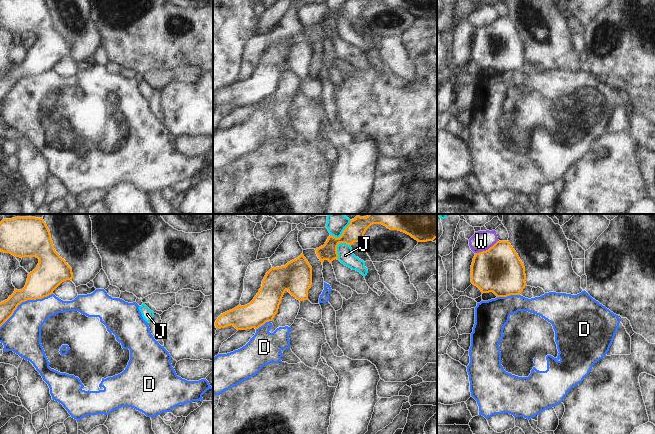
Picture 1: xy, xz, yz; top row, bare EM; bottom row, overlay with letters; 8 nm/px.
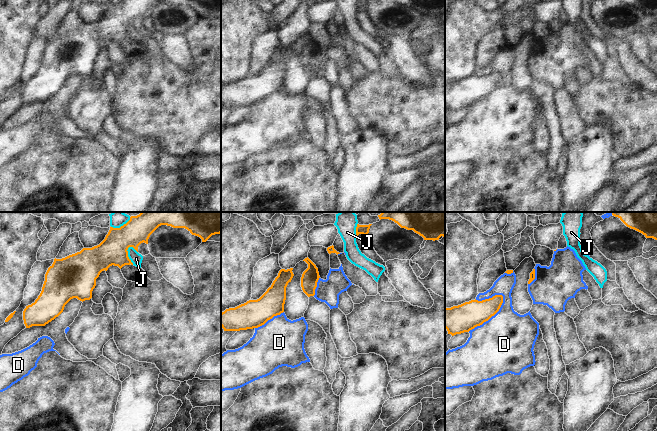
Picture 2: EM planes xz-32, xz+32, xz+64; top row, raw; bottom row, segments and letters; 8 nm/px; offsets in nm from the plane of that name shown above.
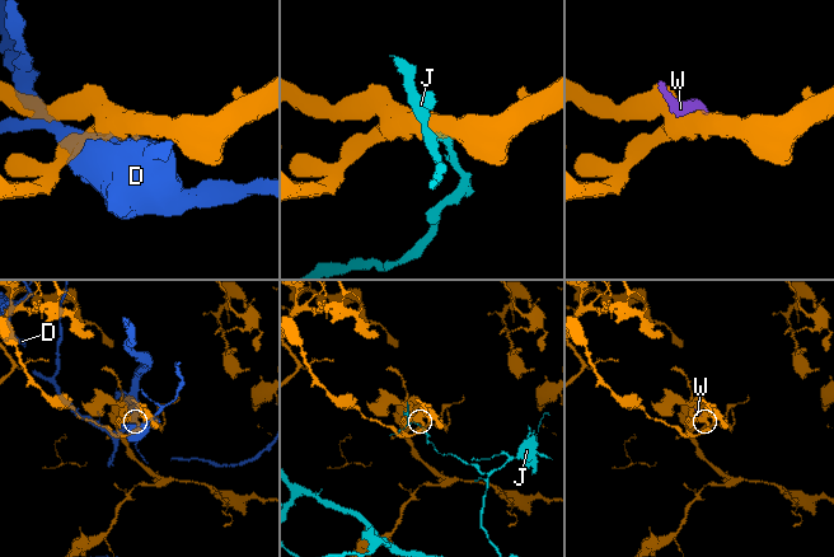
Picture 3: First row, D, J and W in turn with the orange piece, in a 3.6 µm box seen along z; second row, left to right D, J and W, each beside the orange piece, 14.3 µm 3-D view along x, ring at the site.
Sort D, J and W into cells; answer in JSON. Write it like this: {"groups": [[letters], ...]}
{"groups": [["D"], ["J"], ["W"]]}

